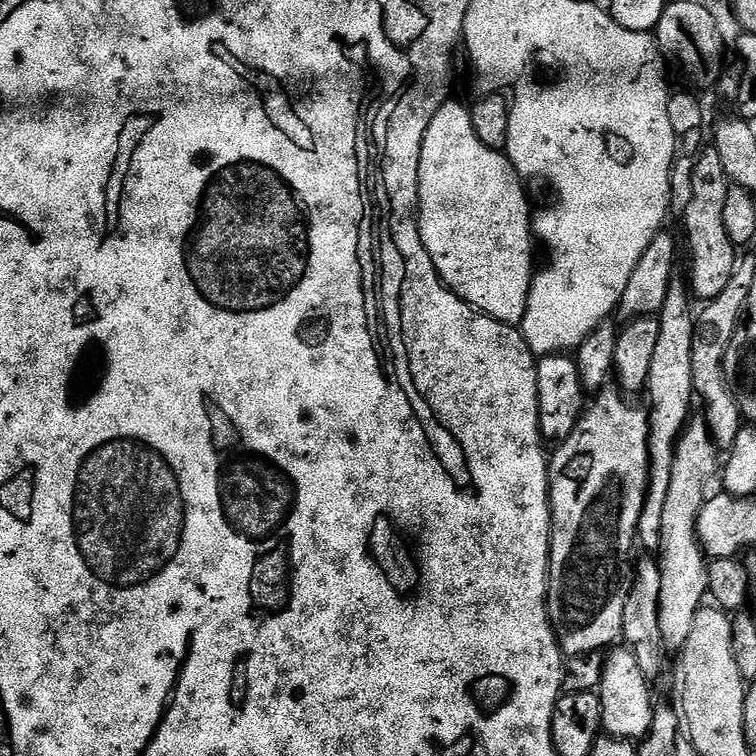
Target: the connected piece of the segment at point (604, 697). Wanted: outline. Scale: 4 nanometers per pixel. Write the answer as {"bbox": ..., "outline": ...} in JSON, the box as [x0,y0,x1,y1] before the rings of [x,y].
{"bbox":[598,646,654,742],"outline":[[[616,646],[605,655],[598,695],[600,727],[607,735],[633,742],[647,736],[654,711],[652,692],[648,689],[648,684],[650,684],[650,677],[642,674],[642,666],[638,666],[638,658],[634,658],[631,648]]]}

